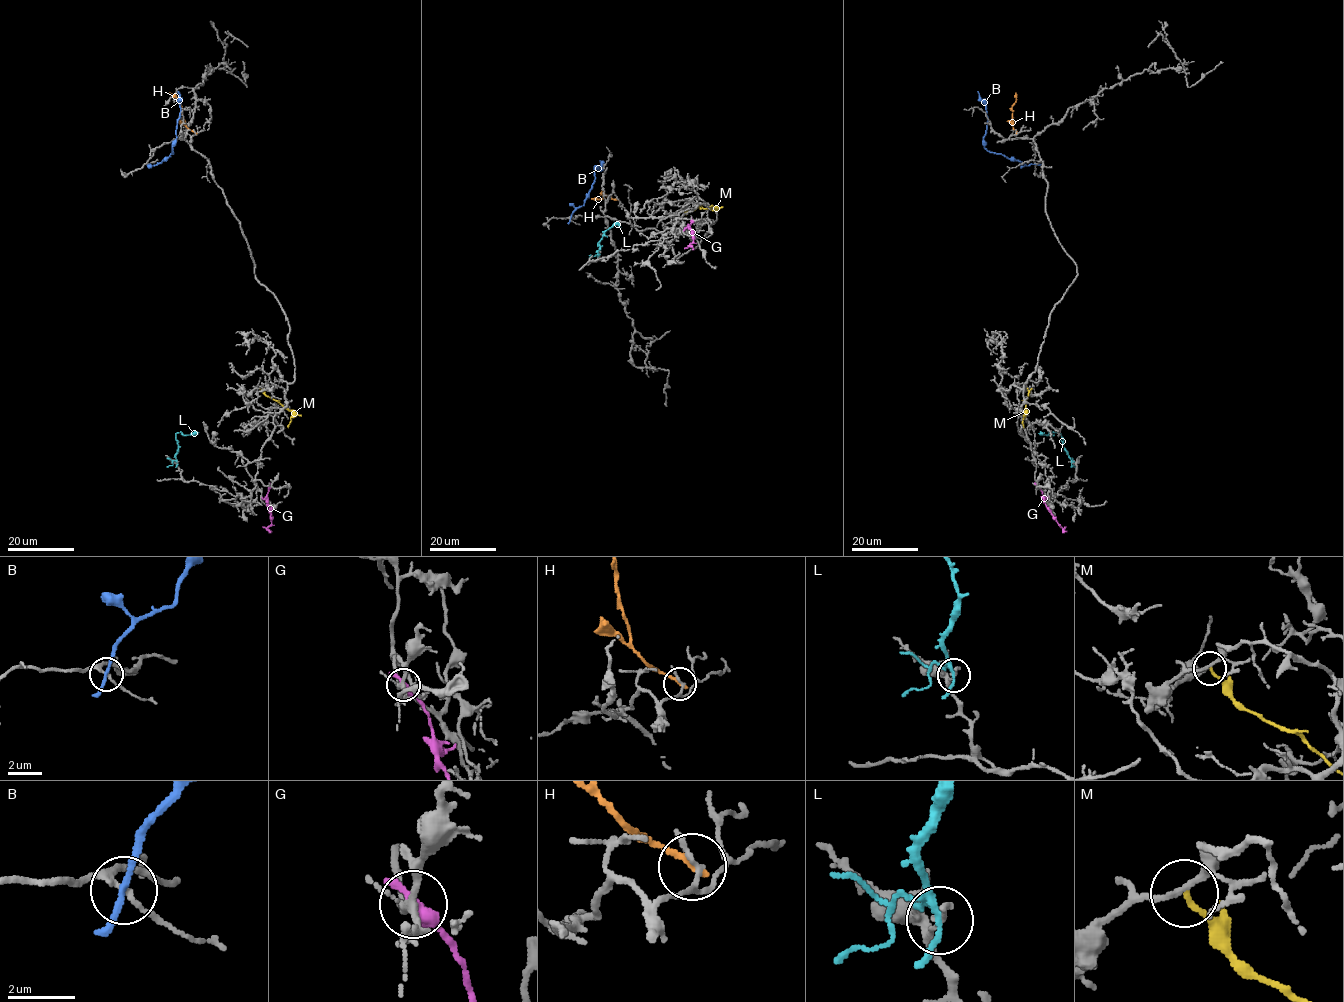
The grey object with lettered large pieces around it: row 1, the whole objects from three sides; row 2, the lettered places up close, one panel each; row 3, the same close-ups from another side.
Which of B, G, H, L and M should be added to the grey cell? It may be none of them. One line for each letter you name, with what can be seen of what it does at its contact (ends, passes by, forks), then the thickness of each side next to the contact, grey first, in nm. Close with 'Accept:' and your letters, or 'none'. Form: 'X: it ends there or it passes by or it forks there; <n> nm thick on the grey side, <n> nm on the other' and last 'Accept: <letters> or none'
Accept: none

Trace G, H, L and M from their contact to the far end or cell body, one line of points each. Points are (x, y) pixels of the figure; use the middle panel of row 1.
G: (691, 220), (689, 225), (693, 240), (690, 245), (693, 249)
H: (617, 199), (604, 195), (602, 198), (591, 198)
L: (600, 254), (598, 243), (603, 234), (613, 225), (620, 227)
M: (682, 210), (715, 208), (710, 206)

